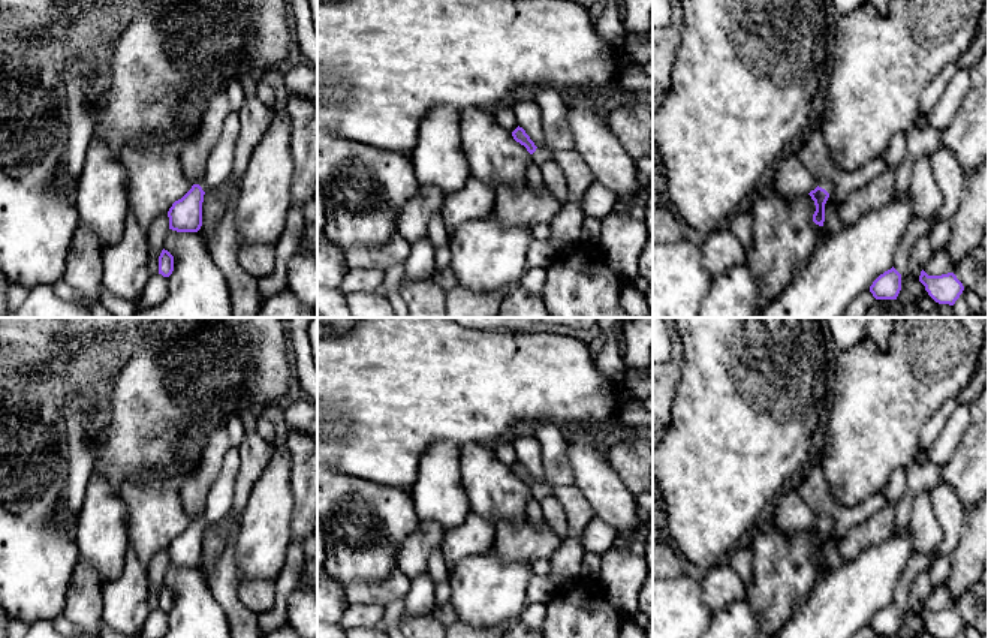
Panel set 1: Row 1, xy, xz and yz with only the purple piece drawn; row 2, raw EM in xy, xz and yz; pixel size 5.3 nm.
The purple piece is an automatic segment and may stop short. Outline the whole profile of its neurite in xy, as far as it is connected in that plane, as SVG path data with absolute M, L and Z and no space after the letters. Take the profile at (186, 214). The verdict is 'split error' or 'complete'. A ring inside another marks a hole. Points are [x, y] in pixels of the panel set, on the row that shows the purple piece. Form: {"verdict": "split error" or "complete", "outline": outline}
{"verdict": "split error", "outline": "M234 72L226 73L225 91L232 105L232 111L225 118L220 139L208 156L205 177L198 184L193 184L192 189L169 208L169 229L172 231L198 232L202 226L204 195L222 186L232 172L235 144L241 129L238 114L246 99L243 85Z"}

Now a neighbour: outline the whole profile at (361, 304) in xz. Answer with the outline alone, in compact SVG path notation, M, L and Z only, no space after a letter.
M350 292L346 295L352 318L397 318L382 294Z

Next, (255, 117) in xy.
M246 96L240 108L240 135L235 144L232 172L228 180L204 195L201 235L208 241L228 210L234 196L234 186L243 178L256 145L262 141L272 121L272 108L266 106L257 96Z

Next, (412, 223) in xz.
M421 184L416 195L406 202L397 219L397 234L410 244L427 237L431 217L442 213L445 195L434 184Z

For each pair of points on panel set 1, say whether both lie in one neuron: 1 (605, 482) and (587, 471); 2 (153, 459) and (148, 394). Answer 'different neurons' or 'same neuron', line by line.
1: same neuron
2: same neuron

